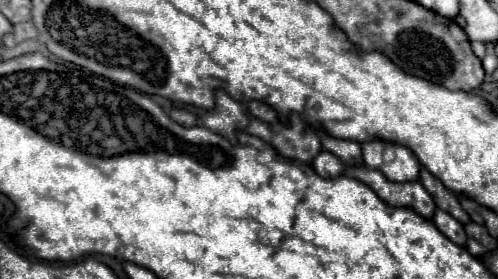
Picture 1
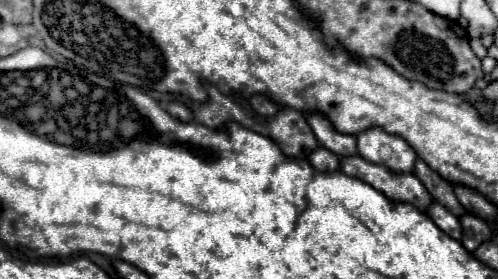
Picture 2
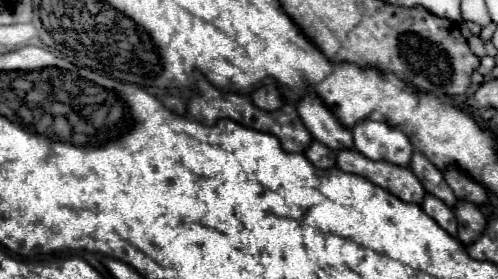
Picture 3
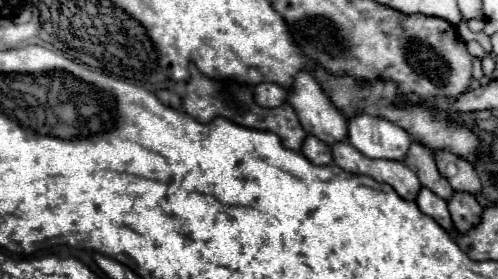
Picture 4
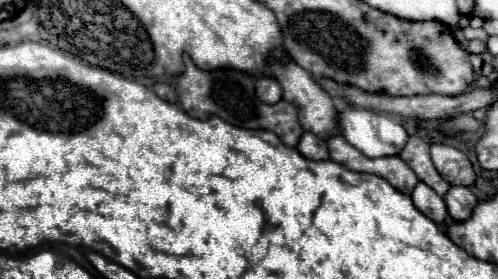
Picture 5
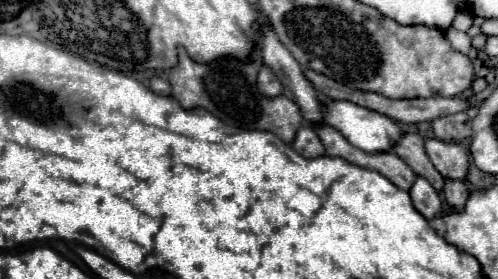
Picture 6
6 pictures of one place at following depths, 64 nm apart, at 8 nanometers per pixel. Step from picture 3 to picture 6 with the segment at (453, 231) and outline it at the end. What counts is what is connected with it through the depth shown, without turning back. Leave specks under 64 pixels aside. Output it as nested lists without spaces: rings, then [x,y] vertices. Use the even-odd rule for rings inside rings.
[[[418,176],[416,182],[414,182],[414,186],[410,188],[410,198],[412,198],[414,208],[422,216],[426,216],[428,220],[432,220],[432,218],[436,218],[436,216],[442,214],[442,200],[440,200],[438,192],[422,176]]]

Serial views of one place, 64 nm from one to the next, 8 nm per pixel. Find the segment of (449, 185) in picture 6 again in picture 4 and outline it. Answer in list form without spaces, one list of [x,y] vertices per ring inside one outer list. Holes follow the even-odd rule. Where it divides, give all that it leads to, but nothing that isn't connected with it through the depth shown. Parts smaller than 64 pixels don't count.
[[[456,192],[452,200],[448,202],[448,210],[452,214],[454,228],[462,234],[472,230],[480,222],[480,216],[482,216],[482,208],[476,202],[476,198],[466,192]]]

